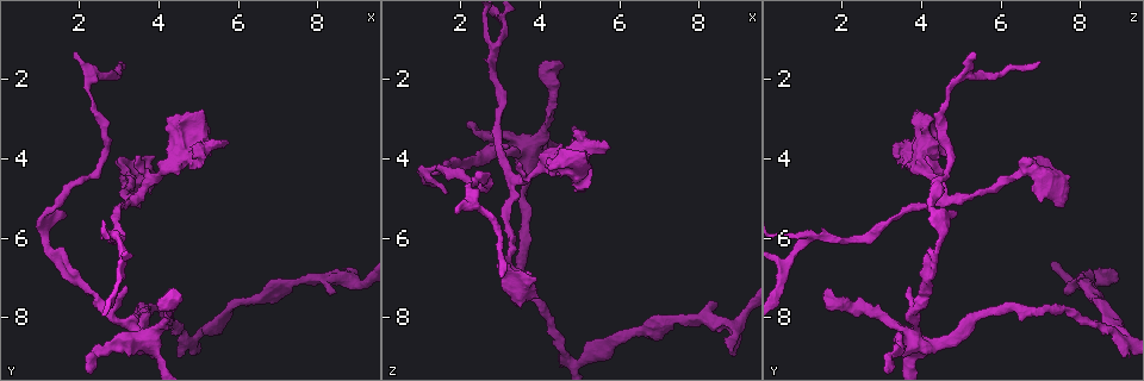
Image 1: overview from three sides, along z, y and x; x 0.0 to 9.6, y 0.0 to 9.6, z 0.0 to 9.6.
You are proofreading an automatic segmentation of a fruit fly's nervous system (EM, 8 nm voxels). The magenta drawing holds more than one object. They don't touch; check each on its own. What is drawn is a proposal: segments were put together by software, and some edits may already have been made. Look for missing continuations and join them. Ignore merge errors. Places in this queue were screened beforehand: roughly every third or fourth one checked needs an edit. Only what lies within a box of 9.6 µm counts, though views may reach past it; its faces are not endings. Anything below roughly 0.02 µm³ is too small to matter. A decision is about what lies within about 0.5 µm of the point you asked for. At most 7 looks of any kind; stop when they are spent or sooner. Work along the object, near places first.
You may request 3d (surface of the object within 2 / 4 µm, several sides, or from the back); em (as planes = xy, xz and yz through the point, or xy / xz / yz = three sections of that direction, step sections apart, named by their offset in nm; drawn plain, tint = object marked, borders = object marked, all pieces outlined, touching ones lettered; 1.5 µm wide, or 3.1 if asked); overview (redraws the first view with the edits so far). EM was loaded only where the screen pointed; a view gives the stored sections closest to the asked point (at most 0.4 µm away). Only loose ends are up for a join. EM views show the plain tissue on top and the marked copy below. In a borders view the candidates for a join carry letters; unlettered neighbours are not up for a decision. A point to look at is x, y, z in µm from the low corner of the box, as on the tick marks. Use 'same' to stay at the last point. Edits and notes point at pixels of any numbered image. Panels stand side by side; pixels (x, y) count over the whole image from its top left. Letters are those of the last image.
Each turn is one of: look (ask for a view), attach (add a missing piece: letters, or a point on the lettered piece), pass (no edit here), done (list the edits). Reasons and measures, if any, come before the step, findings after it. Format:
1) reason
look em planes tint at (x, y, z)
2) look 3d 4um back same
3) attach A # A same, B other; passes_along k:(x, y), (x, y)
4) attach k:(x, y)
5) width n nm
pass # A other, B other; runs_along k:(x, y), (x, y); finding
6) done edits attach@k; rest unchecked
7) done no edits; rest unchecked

free end
look 3d 4um at (8.50, 7.40, 7.65)

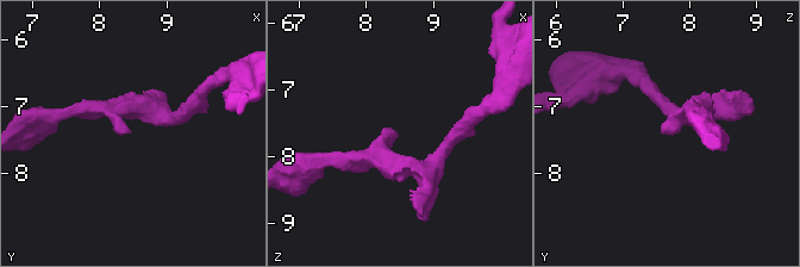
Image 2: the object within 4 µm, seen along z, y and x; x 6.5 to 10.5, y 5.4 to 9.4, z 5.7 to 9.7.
look em planes tint at (8.45, 7.40, 7.70)

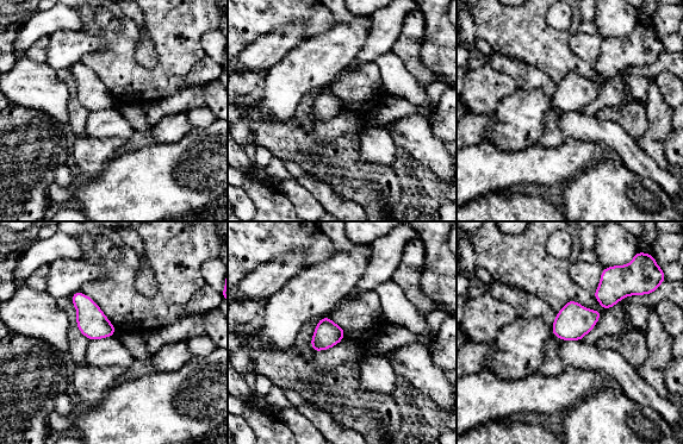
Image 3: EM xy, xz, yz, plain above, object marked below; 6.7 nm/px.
look em planes borders same

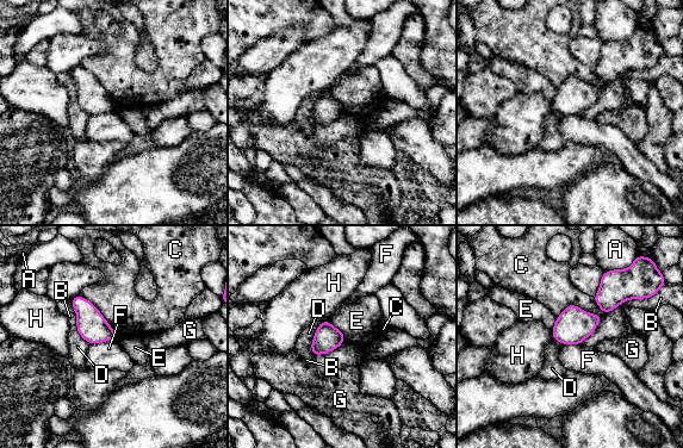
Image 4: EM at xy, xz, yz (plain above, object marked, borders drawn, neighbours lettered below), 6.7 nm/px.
pass # A other, B other, C other, D other, E other, F other, G other, H other; border 4:(113, 338), (91, 344); none of them fits

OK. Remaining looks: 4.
thick end
look em yz step 8 borders at (4.90, 3.60, 3.30)

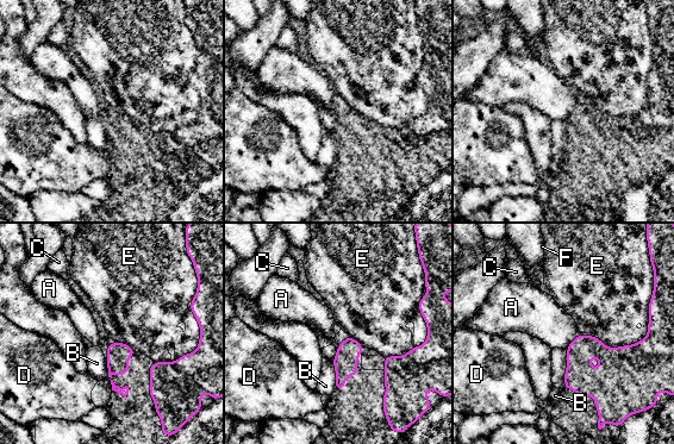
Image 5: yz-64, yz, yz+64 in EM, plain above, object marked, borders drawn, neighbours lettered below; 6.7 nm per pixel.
look em planes borders same

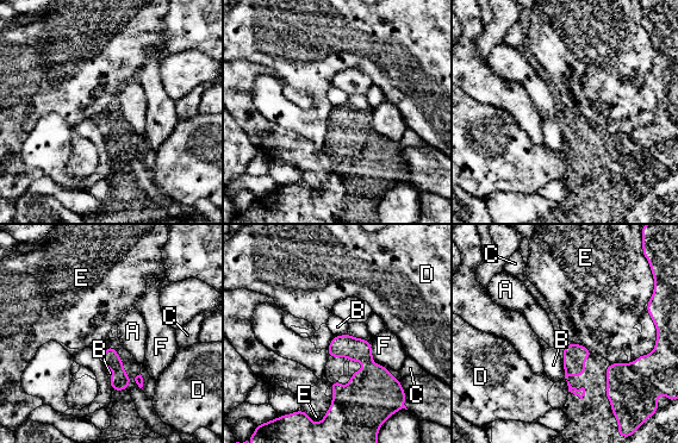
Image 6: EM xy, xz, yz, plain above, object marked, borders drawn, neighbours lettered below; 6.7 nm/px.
pass # A other, B other, C other, D other, E other, F other; border 6:(572, 342), (580, 343), (593, 353); no lettered piece goes on from it

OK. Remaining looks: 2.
thin end
look 3d 2um back at (1.90, 1.35, 5.35)

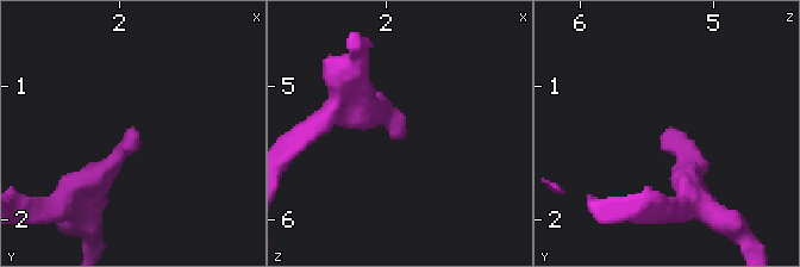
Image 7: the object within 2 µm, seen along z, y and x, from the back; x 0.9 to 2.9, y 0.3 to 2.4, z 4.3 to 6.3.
need the tissue
look em planes borders at (1.96, 1.32, 5.32)

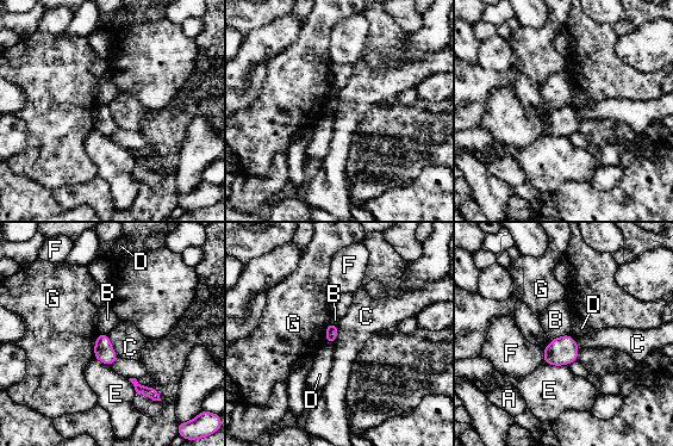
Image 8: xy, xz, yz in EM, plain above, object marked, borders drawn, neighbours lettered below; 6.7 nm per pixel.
pass # A other, B other, C other, D other, E other, F other, G other; border 8:(106, 334), (118, 357); none of them fits

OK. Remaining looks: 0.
done no edits; rest unchecked

